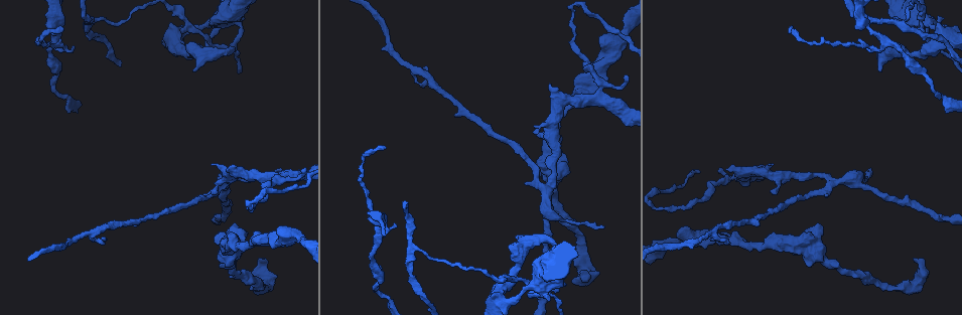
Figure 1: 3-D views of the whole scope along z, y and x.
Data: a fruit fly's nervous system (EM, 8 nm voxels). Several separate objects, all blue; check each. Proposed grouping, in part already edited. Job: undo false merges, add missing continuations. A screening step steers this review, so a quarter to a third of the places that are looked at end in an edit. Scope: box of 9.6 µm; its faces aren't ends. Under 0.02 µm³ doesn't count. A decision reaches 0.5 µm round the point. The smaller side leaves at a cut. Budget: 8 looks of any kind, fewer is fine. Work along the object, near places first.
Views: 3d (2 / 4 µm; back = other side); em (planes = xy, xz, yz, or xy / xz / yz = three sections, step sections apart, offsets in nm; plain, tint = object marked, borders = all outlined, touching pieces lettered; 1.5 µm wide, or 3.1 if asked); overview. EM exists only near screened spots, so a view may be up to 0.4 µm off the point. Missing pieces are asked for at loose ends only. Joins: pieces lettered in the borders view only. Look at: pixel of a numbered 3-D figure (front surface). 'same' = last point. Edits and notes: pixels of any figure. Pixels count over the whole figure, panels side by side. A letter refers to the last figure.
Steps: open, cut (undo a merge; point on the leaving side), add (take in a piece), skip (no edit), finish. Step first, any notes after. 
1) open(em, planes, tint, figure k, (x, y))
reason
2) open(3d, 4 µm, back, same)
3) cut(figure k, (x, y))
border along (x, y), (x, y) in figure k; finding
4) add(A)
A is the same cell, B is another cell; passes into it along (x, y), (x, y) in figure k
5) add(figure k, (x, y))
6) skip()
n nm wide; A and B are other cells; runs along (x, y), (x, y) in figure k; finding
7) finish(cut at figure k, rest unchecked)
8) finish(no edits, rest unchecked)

open(em, planes, borders, figure 1, (542, 287))
small branch off a trunk

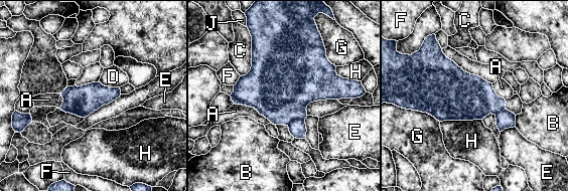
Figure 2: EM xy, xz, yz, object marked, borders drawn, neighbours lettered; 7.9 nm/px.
cut(figure 2, (297, 128))
A, B, C, D, E, F, G, H and J are other cells; border along (304, 119), (294, 119), (288, 126) in figure 2; a second neuron is stuck on

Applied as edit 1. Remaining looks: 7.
open(overview)
see it whole again

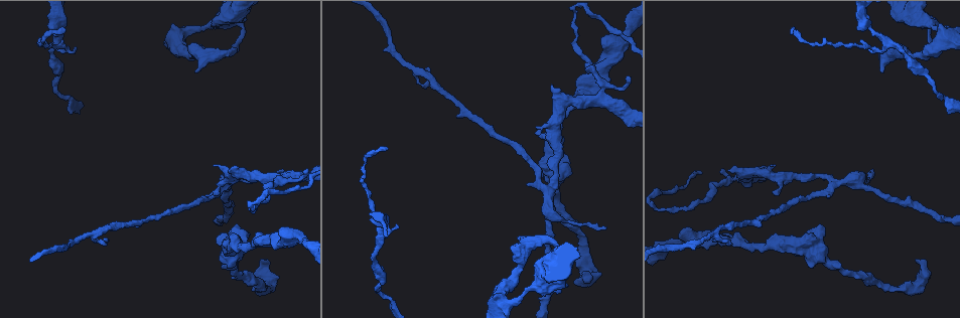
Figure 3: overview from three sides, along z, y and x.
open(em, planes, tint, figure 3, (263, 261))
free end

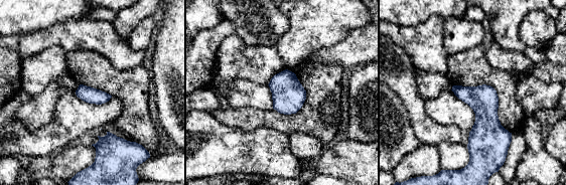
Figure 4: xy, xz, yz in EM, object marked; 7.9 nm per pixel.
open(em, planes, borders, same)

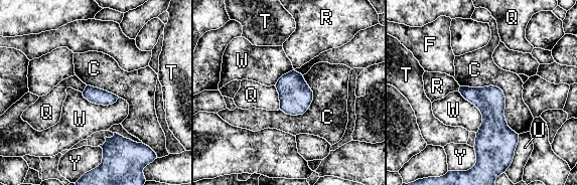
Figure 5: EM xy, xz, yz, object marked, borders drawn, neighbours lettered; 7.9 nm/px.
skip()
C touches over 600 nm; C, F, Q, R, T, U, W and Y are other cells; none of them fits

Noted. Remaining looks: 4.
finish(cut at figure 2, rest unchecked)

